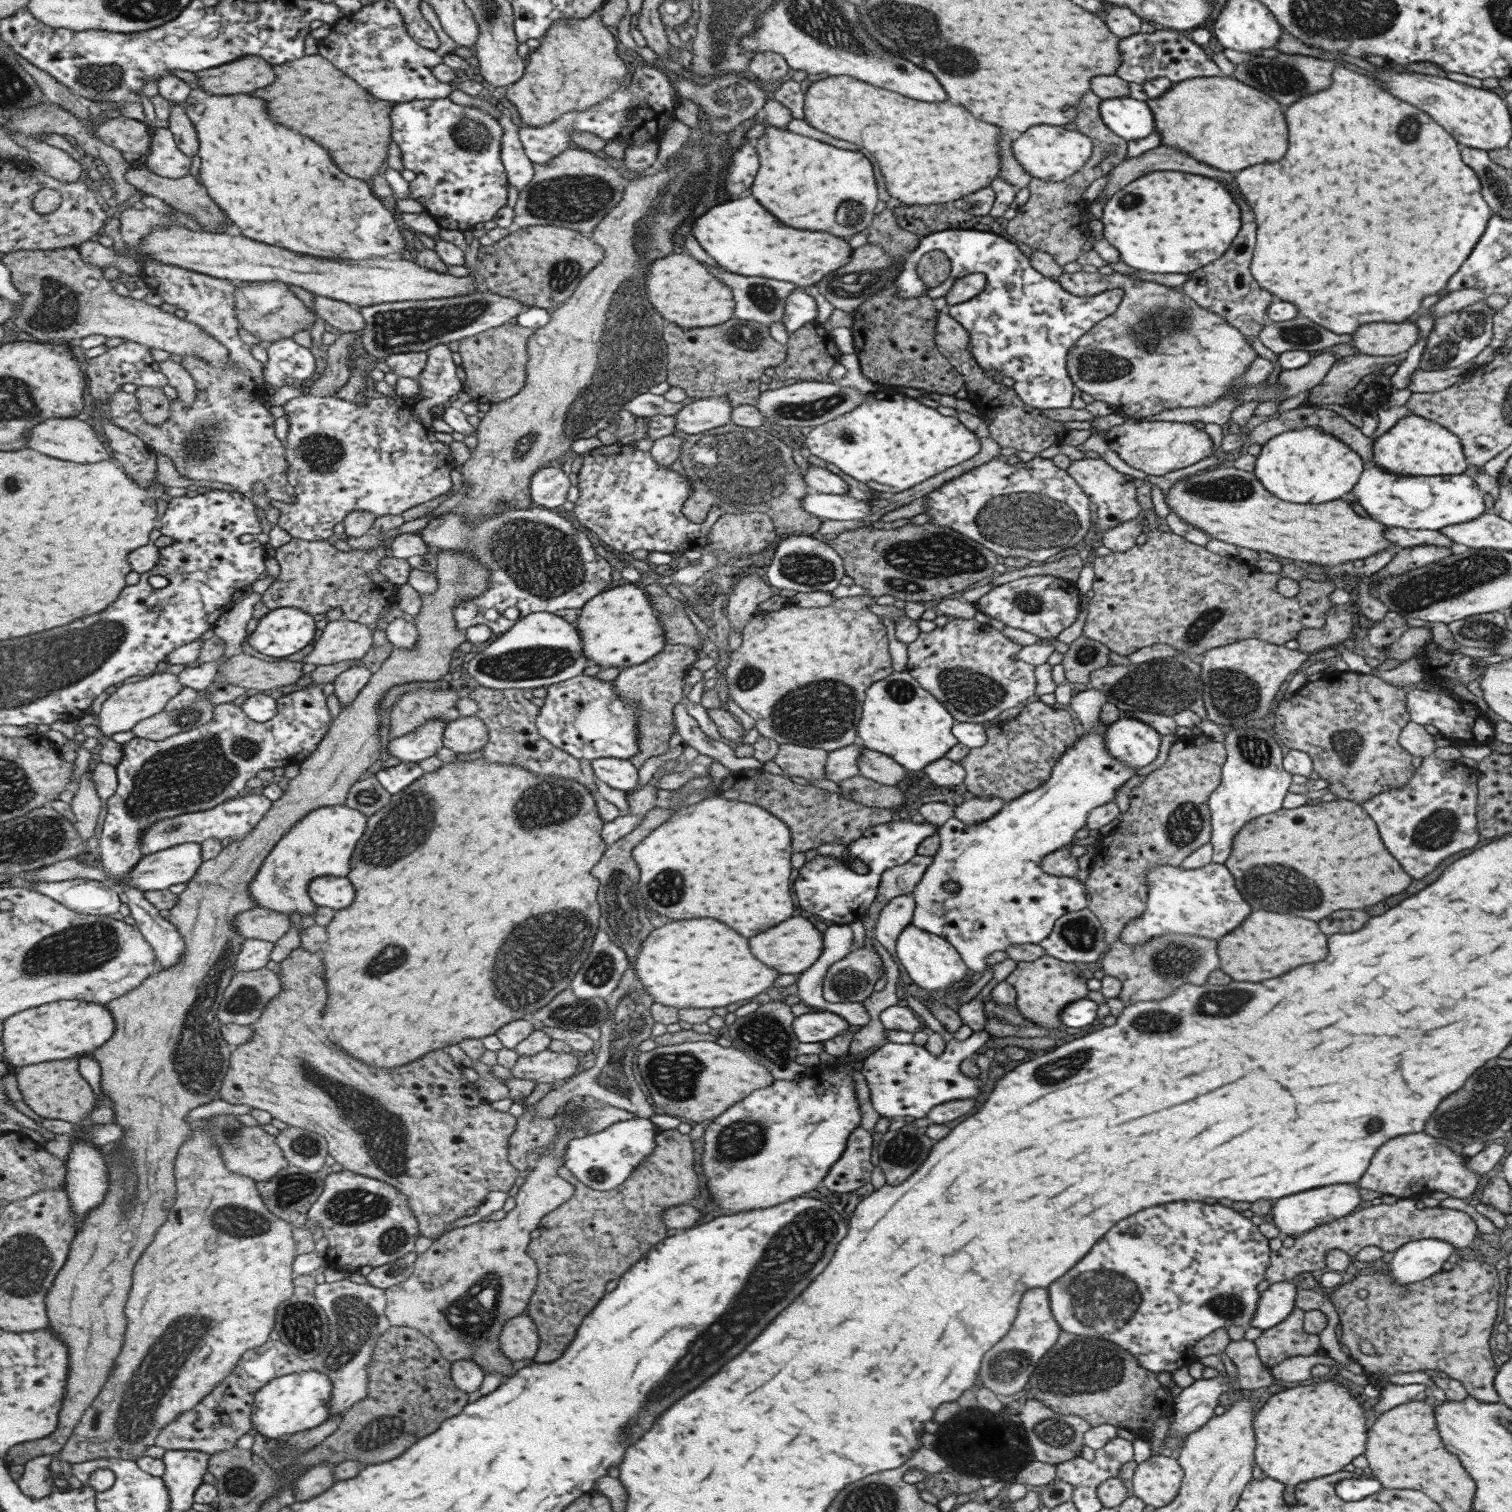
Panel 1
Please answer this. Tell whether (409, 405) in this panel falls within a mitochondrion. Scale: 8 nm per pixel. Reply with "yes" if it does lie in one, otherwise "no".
no

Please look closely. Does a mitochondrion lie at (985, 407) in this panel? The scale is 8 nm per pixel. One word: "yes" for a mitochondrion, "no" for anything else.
no

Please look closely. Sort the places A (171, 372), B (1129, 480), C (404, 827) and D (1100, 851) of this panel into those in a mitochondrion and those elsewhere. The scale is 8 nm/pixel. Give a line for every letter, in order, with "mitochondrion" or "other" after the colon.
A: other
B: other
C: mitochondrion
D: other

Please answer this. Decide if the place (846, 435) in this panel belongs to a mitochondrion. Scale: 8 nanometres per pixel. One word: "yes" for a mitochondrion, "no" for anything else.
yes

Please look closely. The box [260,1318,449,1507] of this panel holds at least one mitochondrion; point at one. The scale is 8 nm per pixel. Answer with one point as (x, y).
(379, 1432)

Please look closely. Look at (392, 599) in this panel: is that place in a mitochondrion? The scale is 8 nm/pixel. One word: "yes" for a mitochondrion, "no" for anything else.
no

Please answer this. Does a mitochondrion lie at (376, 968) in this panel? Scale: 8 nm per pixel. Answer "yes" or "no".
yes

